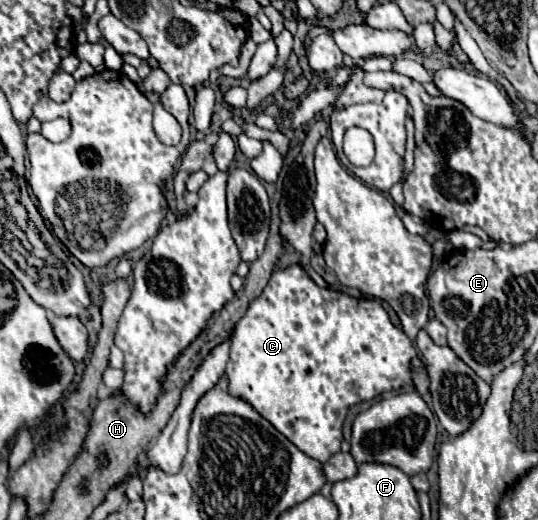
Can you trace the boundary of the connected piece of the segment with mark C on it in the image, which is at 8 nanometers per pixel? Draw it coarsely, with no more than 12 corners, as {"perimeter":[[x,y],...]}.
{"perimeter":[[272,272],[230,340],[232,396],[304,454],[410,384],[380,302]]}

